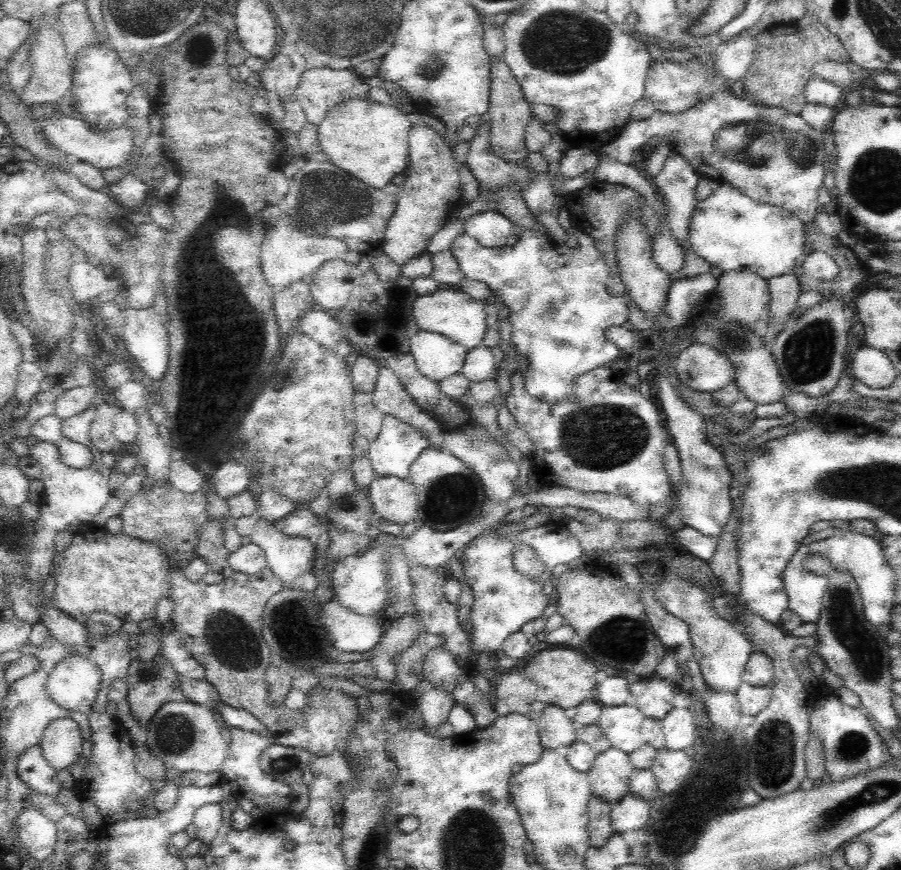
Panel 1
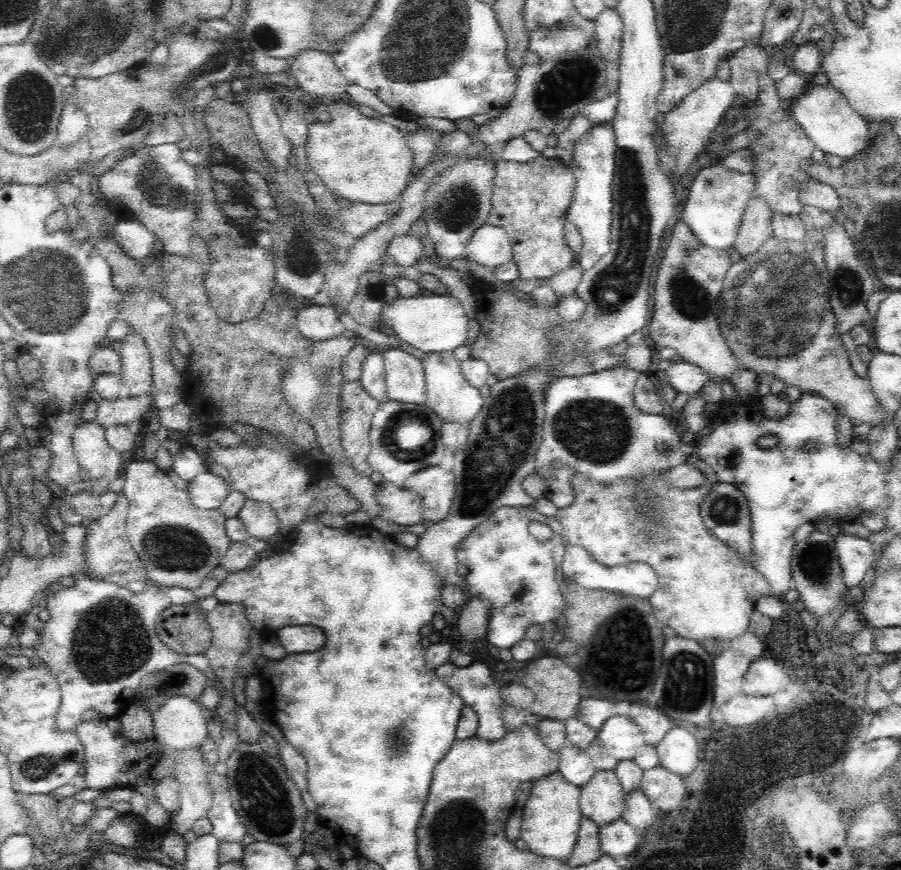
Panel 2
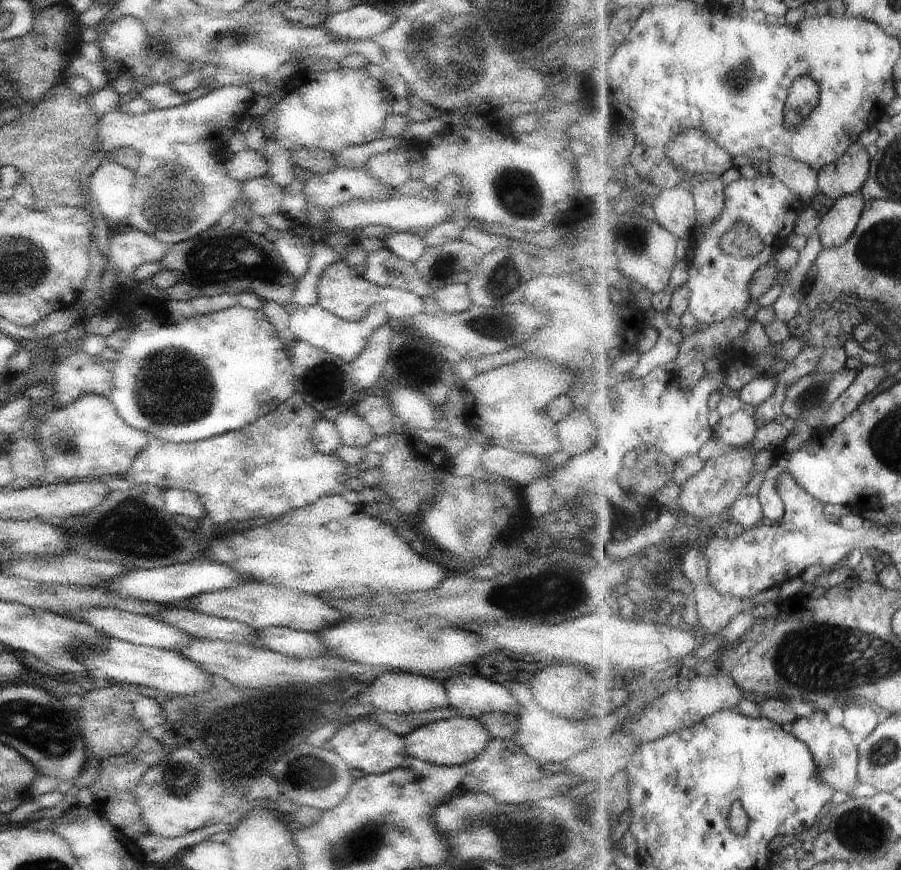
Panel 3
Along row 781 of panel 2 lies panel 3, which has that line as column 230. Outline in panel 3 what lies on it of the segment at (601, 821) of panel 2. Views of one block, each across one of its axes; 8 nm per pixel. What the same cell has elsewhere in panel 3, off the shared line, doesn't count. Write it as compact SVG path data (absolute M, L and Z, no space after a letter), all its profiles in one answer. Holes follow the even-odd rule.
M257 581L245 582L241 586L217 592L197 594L189 598L187 608L193 612L234 620L246 624L253 630L279 626L315 633L342 620L341 612L325 604L319 595L305 594L292 588L274 587Z

